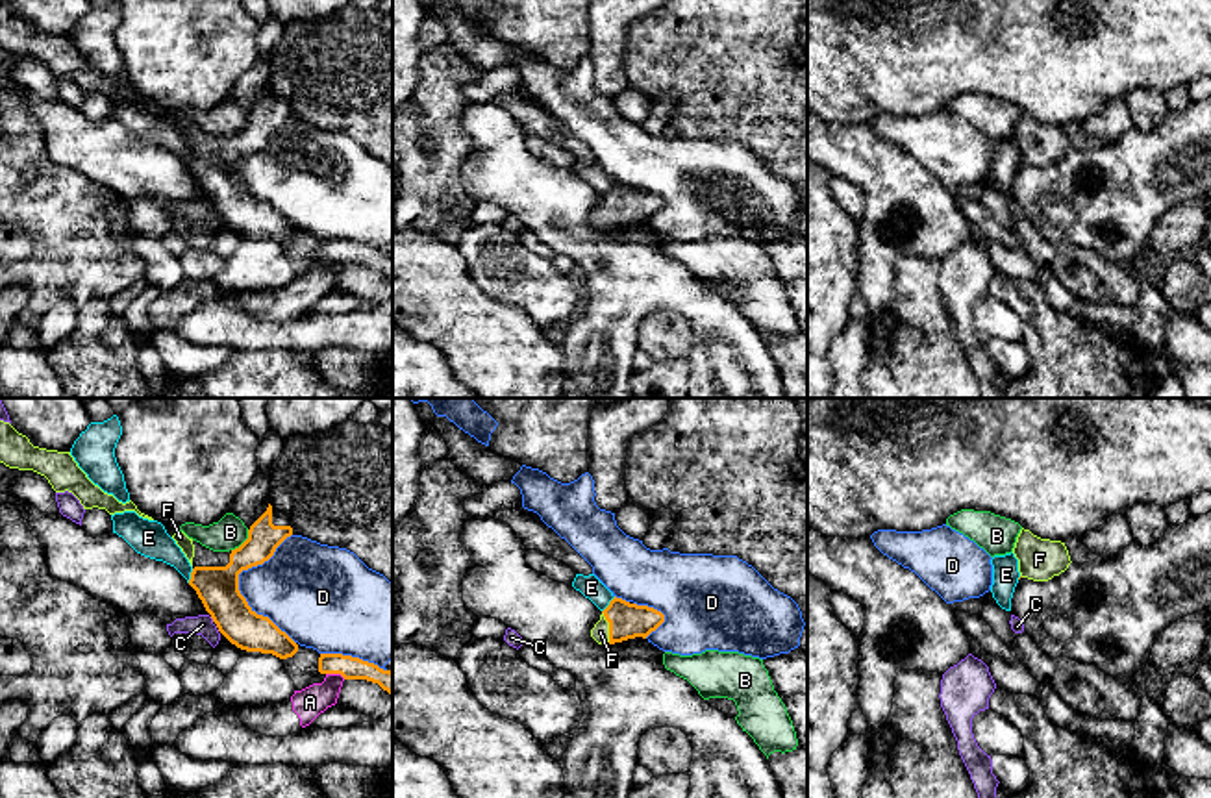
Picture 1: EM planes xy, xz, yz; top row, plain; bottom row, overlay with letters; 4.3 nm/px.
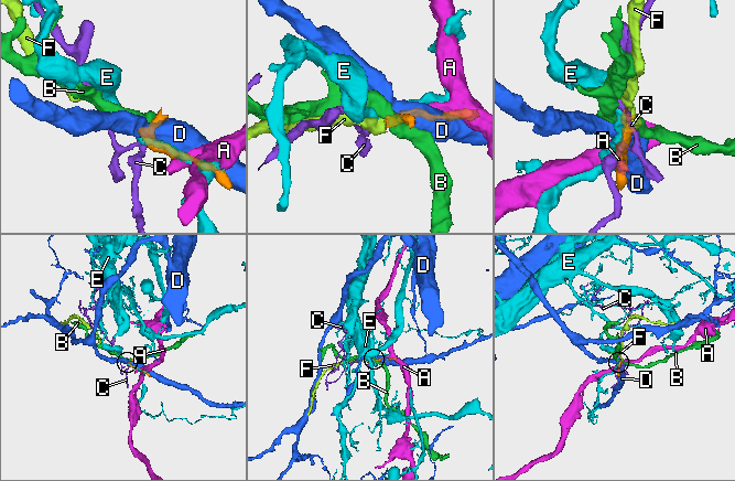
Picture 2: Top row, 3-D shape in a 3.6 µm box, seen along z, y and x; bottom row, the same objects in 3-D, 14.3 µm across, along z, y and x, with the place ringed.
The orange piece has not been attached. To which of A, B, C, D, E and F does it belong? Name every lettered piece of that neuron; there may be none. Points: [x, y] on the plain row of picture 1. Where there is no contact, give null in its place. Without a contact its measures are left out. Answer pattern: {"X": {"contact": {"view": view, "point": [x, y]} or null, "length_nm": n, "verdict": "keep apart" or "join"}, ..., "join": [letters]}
{"A": {"contact": {"view": "xy", "point": [336, 258]}, "length_nm": 90, "verdict": "keep apart"}, "B": {"contact": {"view": "xy", "point": [245, 126]}, "length_nm": 120, "verdict": "keep apart"}, "C": {"contact": {"view": "xy", "point": [212, 202]}, "length_nm": 30, "verdict": "keep apart"}, "D": {"contact": {"view": "xy", "point": [237, 171]}, "length_nm": 480, "verdict": "keep apart"}, "E": {"contact": {"view": "xz", "point": [610, 189]}, "length_nm": 90, "verdict": "keep apart"}, "F": {"contact": {"view": "xz", "point": [610, 213]}, "length_nm": 150, "verdict": "join"}, "join": ["F"]}

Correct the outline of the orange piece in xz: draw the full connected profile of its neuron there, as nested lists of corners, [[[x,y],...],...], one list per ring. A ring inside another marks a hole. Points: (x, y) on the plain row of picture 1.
[[[615,181],[591,215],[591,222],[598,230],[615,230],[635,222],[646,224],[663,207],[665,200],[661,196]]]

